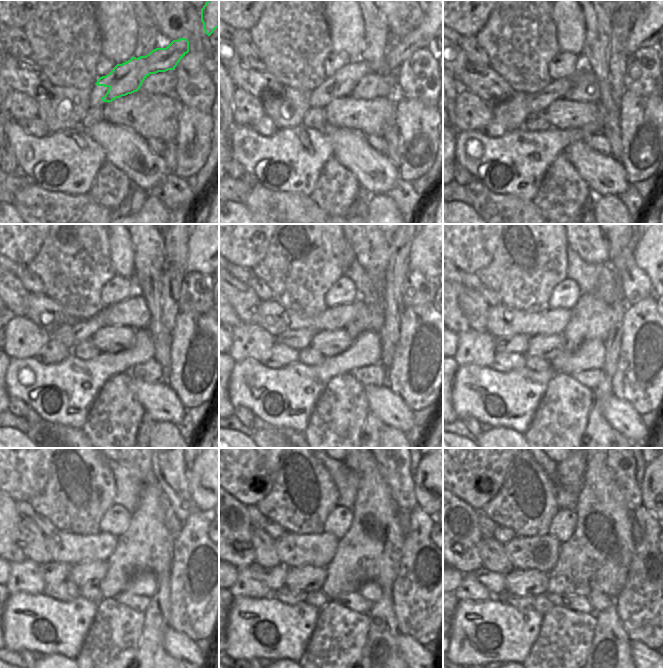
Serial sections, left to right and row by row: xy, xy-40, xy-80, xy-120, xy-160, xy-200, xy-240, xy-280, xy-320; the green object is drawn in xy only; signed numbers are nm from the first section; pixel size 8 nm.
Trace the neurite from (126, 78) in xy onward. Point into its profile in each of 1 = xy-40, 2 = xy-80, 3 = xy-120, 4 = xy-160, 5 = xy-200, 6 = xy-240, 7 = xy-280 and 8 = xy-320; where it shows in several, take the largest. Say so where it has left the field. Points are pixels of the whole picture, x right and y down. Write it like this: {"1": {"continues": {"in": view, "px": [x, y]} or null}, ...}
{"1": {"continues": {"in": "xy-40", "px": [421, 37]}}, "2": {"continues": {"in": "xy-80", "px": [646, 32]}}, "3": {"continues": {"in": "xy-120", "px": [198, 249]}}, "4": {"continues": {"in": "xy-160", "px": [422, 257]}}, "5": {"continues": {"in": "xy-200", "px": [646, 255]}}, "6": {"continues": {"in": "xy-240", "px": [198, 475]}}, "7": {"continues": {"in": "xy-280", "px": [422, 479]}}, "8": {"continues": {"in": "xy-320", "px": [646, 485]}}}

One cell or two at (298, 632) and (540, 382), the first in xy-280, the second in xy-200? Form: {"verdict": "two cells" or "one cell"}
{"verdict": "one cell"}

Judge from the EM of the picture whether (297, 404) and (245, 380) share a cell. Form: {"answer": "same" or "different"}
{"answer": "same"}

